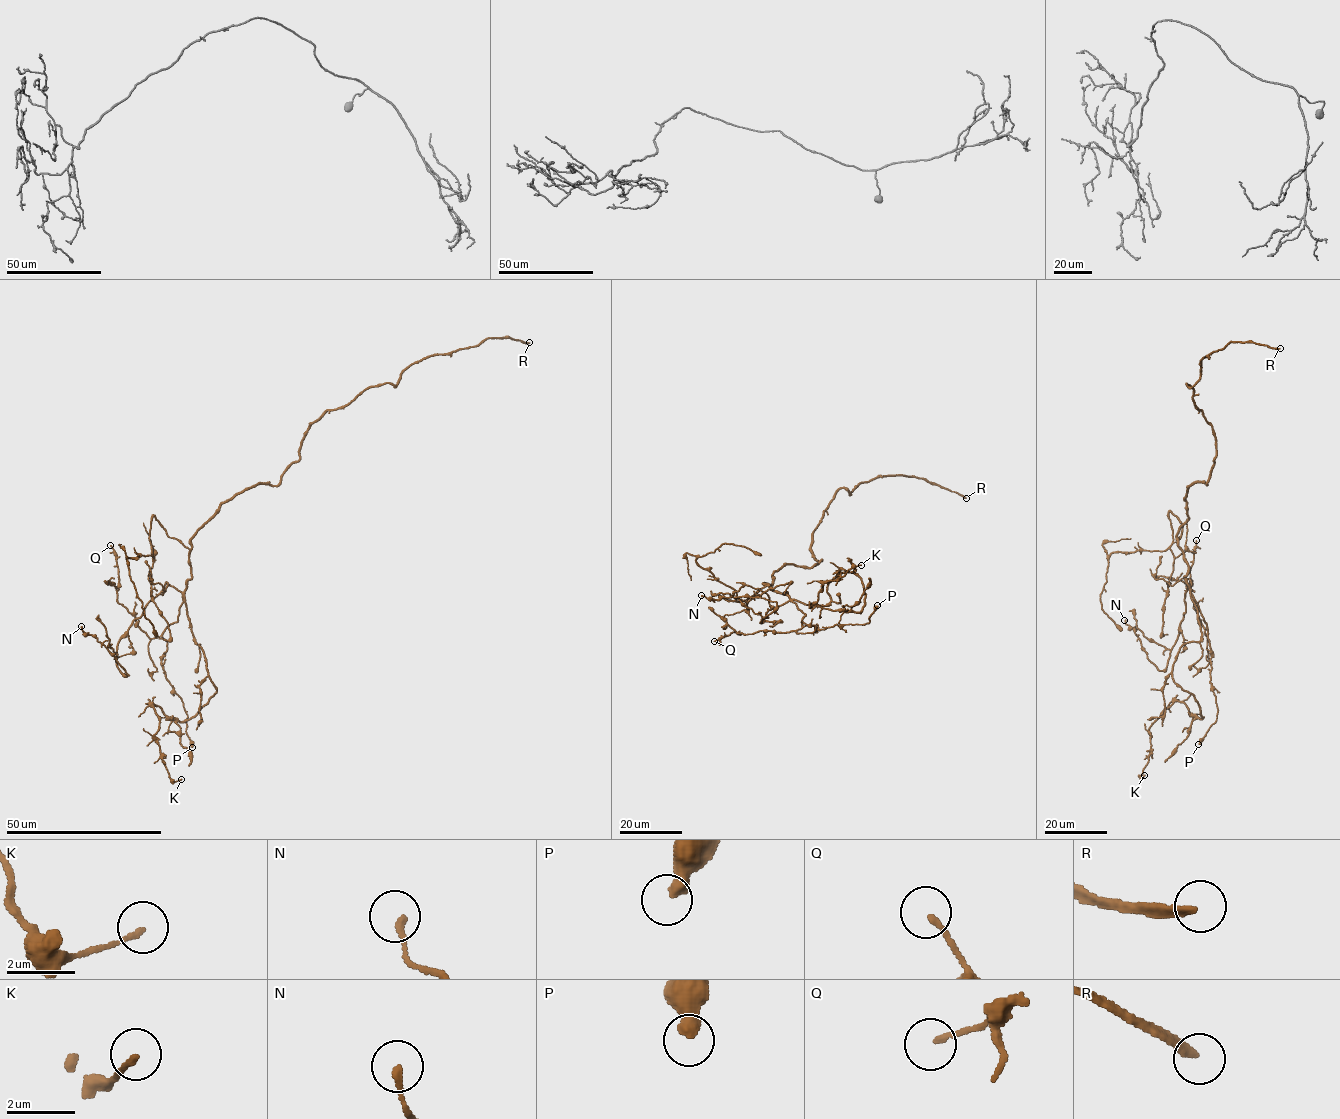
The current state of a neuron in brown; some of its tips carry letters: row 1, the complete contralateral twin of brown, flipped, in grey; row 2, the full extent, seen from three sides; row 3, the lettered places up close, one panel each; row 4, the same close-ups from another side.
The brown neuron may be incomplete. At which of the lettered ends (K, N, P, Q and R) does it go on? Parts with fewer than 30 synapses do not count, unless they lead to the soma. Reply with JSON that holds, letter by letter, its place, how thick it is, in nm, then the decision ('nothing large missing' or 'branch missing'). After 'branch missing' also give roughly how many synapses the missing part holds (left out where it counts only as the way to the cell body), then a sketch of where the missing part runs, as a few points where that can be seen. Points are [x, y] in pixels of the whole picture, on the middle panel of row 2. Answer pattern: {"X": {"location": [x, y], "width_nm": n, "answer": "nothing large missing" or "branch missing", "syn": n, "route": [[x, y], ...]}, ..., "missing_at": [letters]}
{"K": {"location": [861, 565], "width_nm": 140, "answer": "nothing large missing"}, "N": {"location": [701, 595], "width_nm": 180, "answer": "nothing large missing"}, "P": {"location": [877, 605], "width_nm": 400, "answer": "nothing large missing"}, "Q": {"location": [714, 641], "width_nm": 150, "answer": "nothing large missing"}, "R": {"location": [966, 498], "width_nm": 200, "answer": "branch missing", "syn": 200}, "missing_at": ["R"]}

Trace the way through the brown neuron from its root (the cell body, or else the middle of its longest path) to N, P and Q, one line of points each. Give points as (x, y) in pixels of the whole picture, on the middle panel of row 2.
N: (772, 578), (771, 585), (763, 584), (789, 598), (770, 605), (762, 622), (775, 602), (701, 595)
P: (772, 578), (771, 585), (763, 584), (786, 592), (805, 614), (802, 626), (864, 624), (877, 605)
Q: (772, 578), (771, 585), (763, 584), (786, 592), (796, 603), (805, 614), (801, 628), (730, 632), (714, 641)

